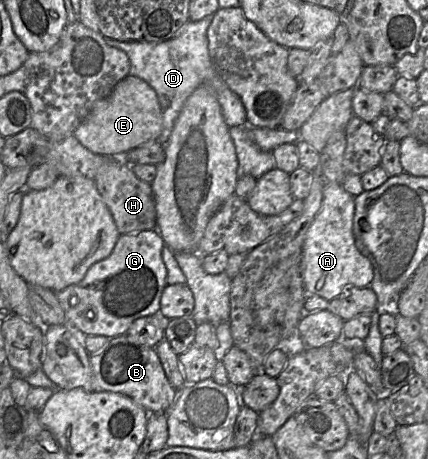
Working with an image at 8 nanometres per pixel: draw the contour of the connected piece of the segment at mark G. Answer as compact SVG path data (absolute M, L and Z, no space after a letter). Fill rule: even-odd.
M156 228L121 234L111 254L93 264L79 283L56 292L57 299L65 313L66 324L85 335L100 334L113 338L126 334L136 319L160 312L161 296L167 285L167 269L162 259L164 246L165 242Z

